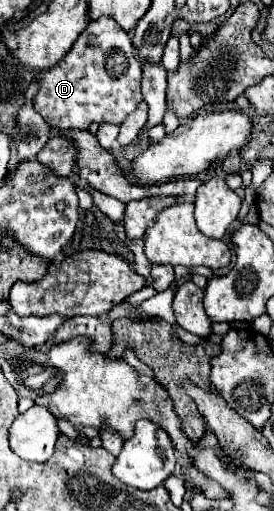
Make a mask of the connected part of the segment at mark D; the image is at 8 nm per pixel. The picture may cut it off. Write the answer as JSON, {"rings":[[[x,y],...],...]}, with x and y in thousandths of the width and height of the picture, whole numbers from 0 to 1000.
{"rings":[[[328,41],[263,96],[175,139],[139,143],[146,178],[124,213],[204,252],[321,252],[328,241],[445,241],[518,198],[511,119],[489,112],[474,68],[423,41]]]}

